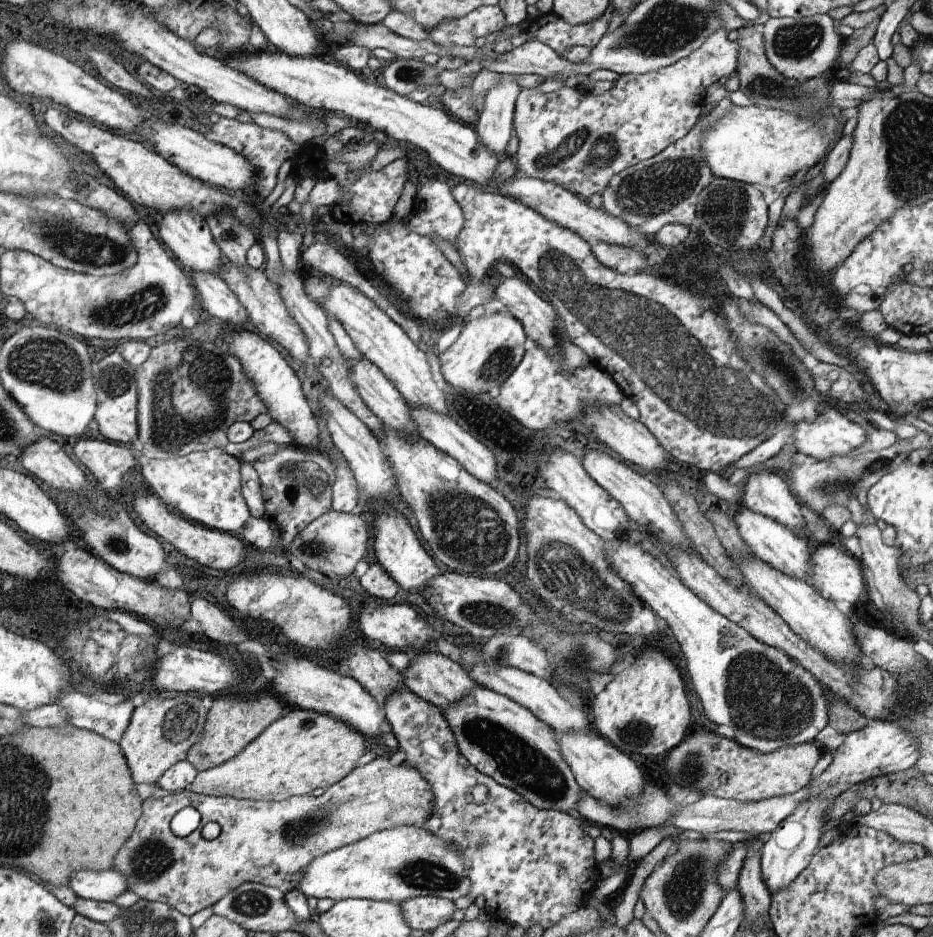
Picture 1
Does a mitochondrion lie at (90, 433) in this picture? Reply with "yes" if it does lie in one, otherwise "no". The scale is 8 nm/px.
no

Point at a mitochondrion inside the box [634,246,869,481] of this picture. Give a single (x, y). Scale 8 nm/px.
(765, 352)

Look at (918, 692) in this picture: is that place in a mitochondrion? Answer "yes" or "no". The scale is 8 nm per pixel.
yes

